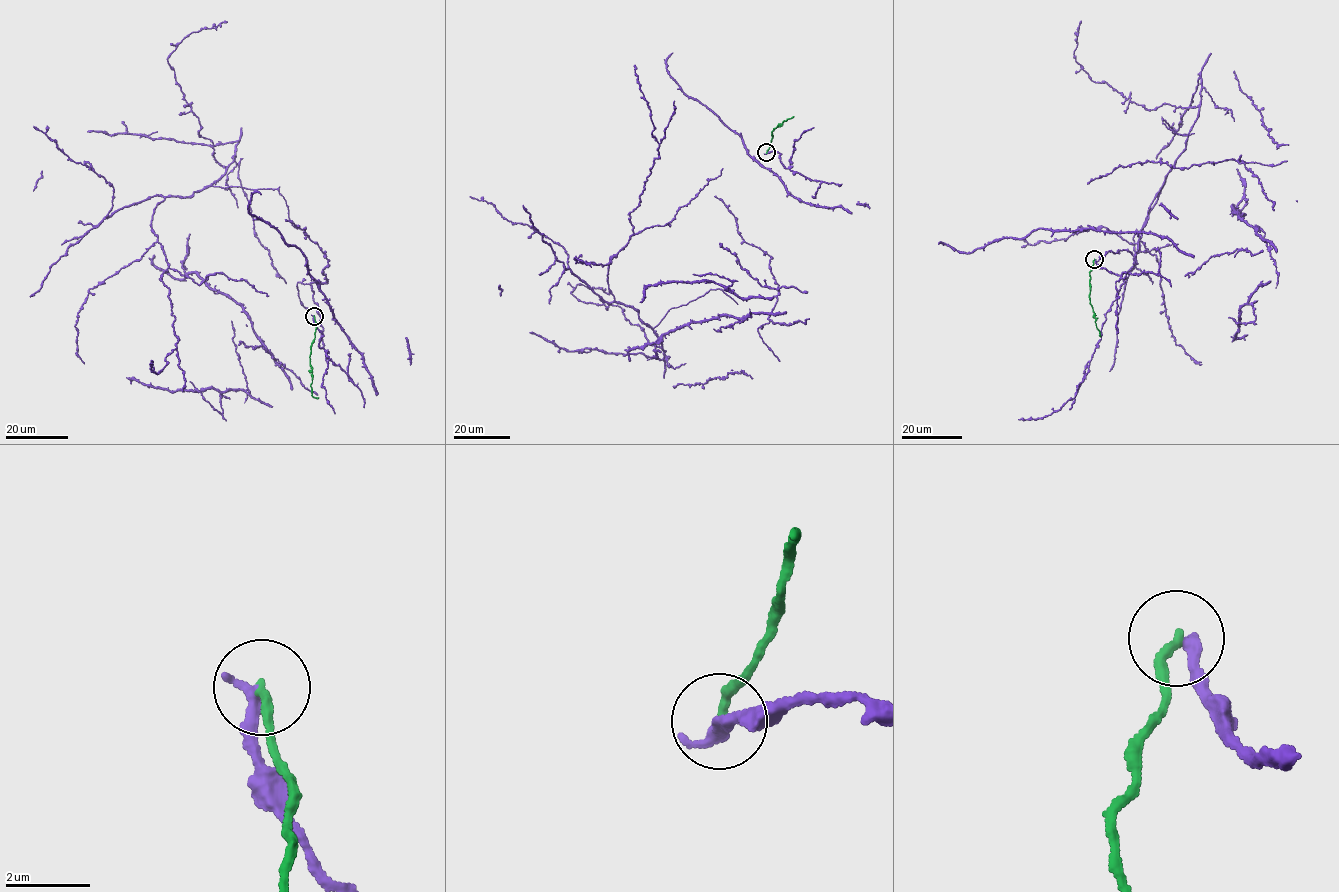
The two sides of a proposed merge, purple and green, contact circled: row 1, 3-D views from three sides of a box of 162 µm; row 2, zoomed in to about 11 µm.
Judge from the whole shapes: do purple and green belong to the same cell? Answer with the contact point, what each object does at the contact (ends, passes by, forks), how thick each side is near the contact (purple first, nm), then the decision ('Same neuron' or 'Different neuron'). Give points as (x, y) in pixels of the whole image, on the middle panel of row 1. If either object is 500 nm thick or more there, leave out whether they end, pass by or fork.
Place: (766, 152). At the ring purple ends. At the ring green ends. Thickness 280 nm (purple) against 220 nm. Different neuron

